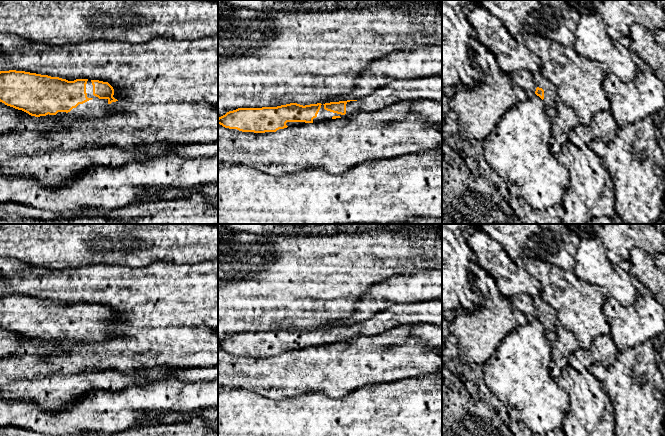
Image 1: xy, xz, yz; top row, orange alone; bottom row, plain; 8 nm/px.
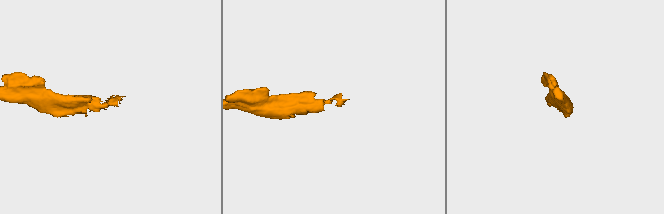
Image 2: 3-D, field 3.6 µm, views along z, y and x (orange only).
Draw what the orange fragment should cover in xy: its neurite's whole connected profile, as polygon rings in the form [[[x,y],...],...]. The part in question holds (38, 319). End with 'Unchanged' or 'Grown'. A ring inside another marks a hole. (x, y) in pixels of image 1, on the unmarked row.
[[[0,295],[0,326],[35,341],[102,342],[110,338],[108,330],[118,325],[113,319],[113,311],[108,306],[99,304],[68,305],[59,301],[25,295]]]. Grown

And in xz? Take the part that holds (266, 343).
[[[442,299],[395,303],[358,324],[305,330],[290,327],[277,331],[238,332],[219,341],[218,348],[242,356],[276,356],[291,350],[375,336],[407,324],[442,325]]]. Grown

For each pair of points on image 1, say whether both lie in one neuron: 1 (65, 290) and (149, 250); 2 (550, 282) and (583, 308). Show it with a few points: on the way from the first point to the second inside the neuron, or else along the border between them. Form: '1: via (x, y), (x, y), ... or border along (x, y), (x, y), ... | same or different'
1: border along (95, 264), (124, 264), (142, 267) | different
2: via (558, 285), (575, 301) | same

